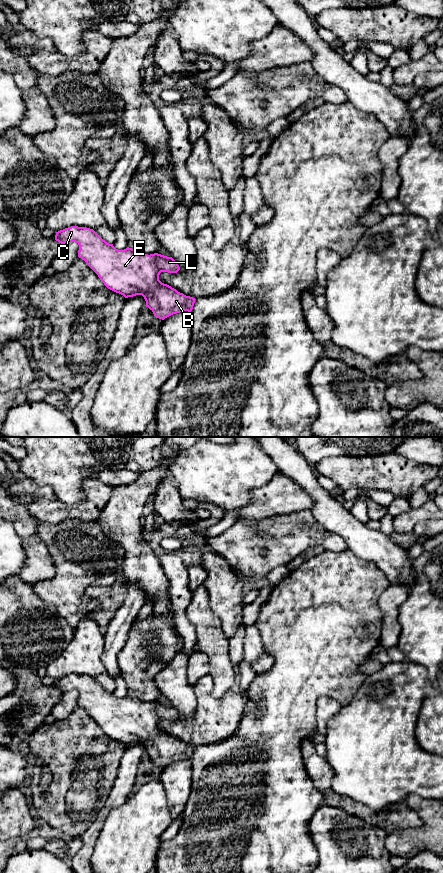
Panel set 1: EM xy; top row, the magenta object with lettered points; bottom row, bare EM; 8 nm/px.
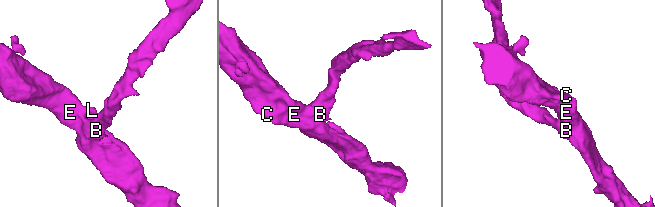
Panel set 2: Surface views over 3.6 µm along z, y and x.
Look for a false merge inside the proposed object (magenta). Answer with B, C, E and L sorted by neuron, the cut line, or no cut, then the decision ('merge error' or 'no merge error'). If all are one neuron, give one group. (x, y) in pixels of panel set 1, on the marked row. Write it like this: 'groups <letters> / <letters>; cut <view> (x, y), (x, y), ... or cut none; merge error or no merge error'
groups B C E L; cut none; no merge error

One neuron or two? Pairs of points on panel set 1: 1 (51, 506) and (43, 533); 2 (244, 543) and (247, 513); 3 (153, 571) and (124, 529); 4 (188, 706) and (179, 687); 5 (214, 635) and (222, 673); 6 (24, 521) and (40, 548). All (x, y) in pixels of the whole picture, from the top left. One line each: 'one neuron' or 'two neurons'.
1: two neurons
2: two neurons
3: one neuron
4: one neuron
5: one neuron
6: one neuron

